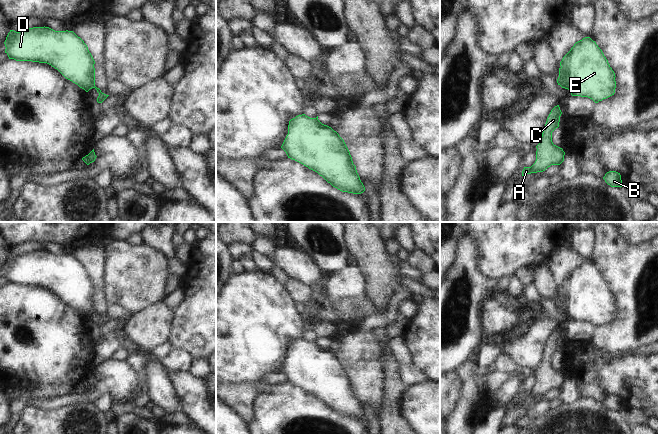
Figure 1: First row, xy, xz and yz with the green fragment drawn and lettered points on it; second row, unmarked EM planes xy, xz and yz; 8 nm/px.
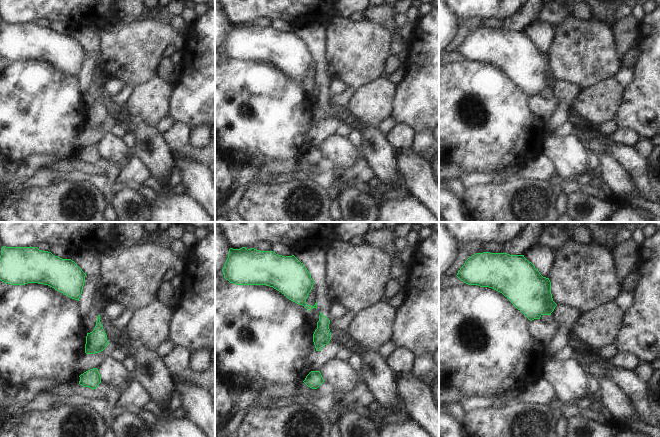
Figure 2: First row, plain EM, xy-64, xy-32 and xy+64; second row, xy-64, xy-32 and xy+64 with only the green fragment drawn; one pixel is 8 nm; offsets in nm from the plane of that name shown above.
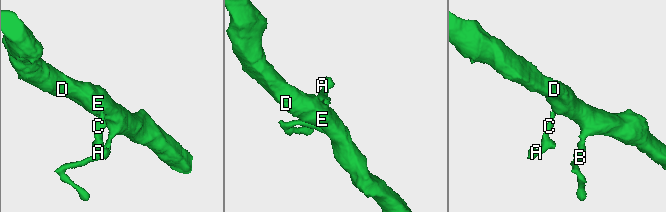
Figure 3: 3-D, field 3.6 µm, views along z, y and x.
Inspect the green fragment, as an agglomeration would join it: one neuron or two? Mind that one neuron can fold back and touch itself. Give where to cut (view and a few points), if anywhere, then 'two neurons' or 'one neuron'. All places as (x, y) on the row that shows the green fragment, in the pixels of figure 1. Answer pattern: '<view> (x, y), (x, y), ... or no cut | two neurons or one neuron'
xy (94, 68), (93, 87) | two neurons

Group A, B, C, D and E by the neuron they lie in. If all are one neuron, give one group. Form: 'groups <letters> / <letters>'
groups A C / B D E

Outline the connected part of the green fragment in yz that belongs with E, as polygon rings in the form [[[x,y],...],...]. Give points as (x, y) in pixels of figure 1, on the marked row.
[[[585,37],[576,42],[563,57],[560,66],[563,73],[562,88],[568,89],[572,96],[588,97],[598,103],[614,95],[616,88],[615,73],[602,50],[590,37]]]

